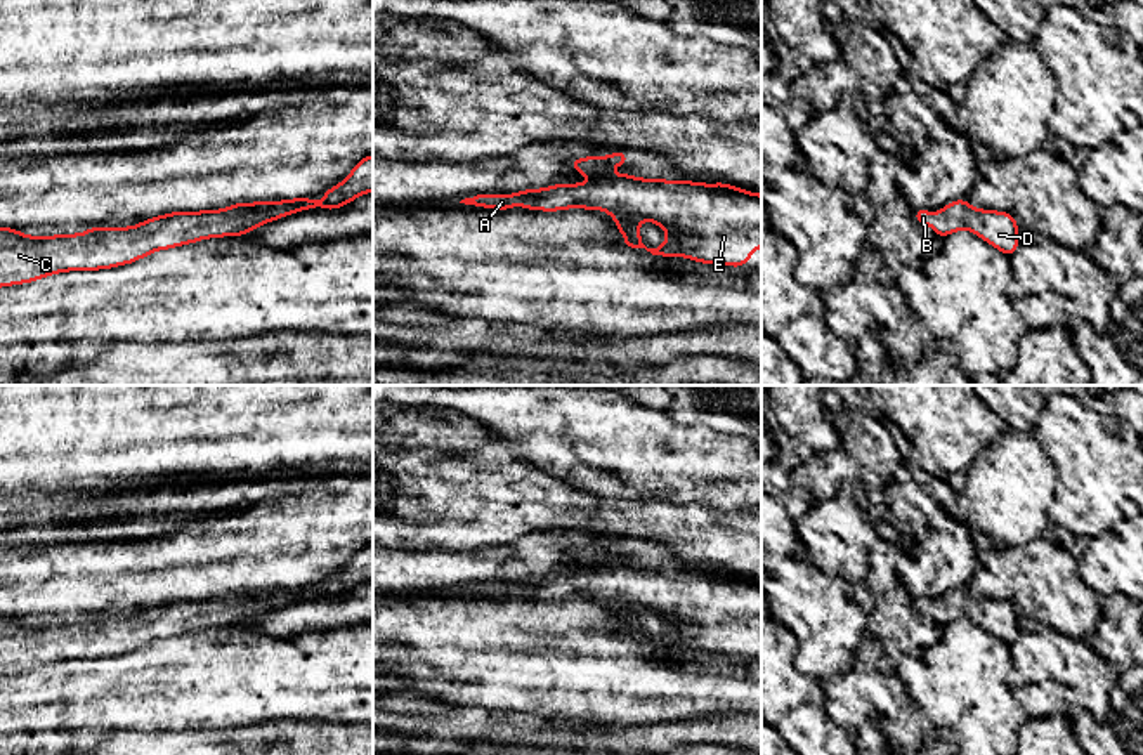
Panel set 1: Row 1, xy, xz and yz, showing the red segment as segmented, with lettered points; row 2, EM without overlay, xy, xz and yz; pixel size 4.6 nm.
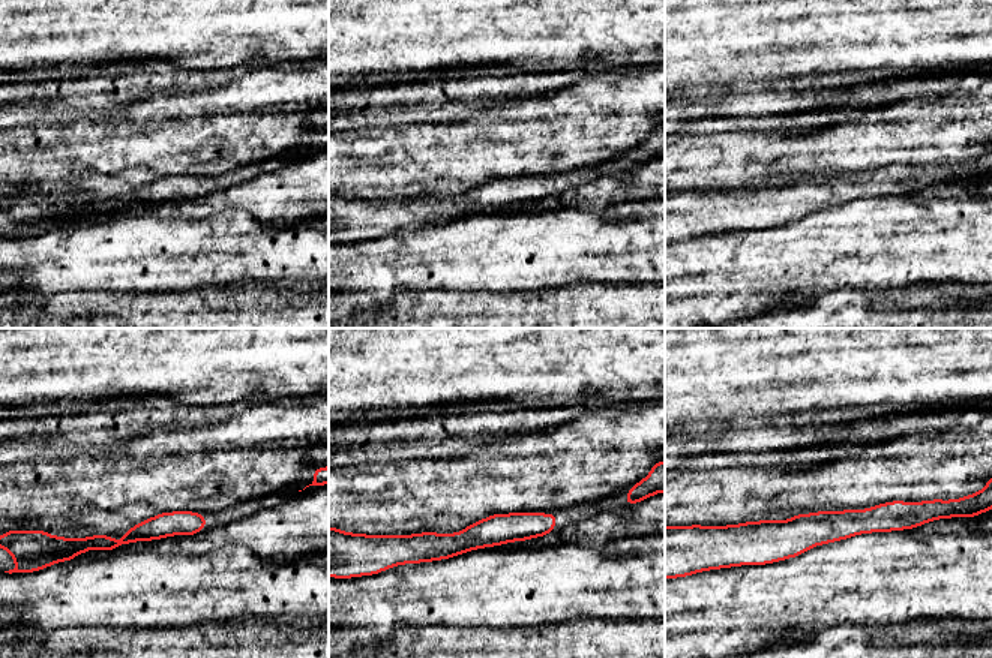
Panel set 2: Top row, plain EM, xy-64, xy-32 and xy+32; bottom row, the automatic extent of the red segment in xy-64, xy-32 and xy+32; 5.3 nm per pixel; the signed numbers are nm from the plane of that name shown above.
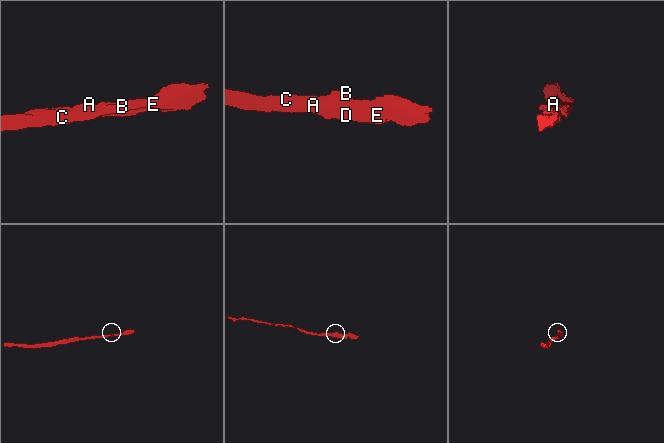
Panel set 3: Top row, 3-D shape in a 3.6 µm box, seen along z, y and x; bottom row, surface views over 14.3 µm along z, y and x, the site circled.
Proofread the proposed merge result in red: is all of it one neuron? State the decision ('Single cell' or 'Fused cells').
Single cell

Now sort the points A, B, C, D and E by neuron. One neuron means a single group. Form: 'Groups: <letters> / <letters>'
Groups: A B C D E

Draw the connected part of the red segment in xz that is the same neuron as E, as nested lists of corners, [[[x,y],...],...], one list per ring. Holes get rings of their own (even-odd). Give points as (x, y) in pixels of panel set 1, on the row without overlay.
[[[619,538],[611,545],[588,545],[569,550],[572,559],[579,559],[591,569],[586,573],[557,573],[545,578],[526,578],[515,583],[475,583],[460,592],[472,595],[486,595],[496,599],[520,597],[531,599],[565,599],[588,597],[605,599],[614,606],[616,616],[624,623],[624,635],[645,637],[652,644],[663,646],[689,646],[694,651],[706,651],[715,654],[730,653],[732,656],[744,654],[754,637],[761,637],[761,583],[754,583],[723,571],[701,573],[689,569],[664,569],[664,568],[637,568],[635,564],[612,564],[607,561],[614,554],[626,554],[626,540]],[[652,609],[663,616],[669,627],[656,635],[647,637],[640,628],[638,613]]]

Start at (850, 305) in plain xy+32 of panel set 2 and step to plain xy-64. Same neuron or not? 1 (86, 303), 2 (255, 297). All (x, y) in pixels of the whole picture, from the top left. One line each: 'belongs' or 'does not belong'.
1: belongs
2: belongs

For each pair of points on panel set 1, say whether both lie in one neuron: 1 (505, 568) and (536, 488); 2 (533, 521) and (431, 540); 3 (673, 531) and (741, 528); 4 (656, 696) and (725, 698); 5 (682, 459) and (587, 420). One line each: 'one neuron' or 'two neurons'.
1: two neurons
2: two neurons
3: one neuron
4: one neuron
5: one neuron

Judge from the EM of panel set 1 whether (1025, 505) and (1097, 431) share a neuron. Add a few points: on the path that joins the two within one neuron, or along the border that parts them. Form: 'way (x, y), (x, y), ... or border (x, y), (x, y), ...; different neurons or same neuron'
border (1045, 452), (1055, 471), (1055, 498), (1048, 514); different neurons

